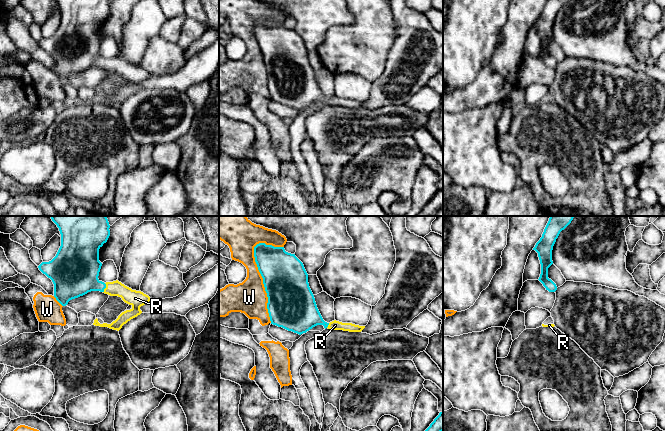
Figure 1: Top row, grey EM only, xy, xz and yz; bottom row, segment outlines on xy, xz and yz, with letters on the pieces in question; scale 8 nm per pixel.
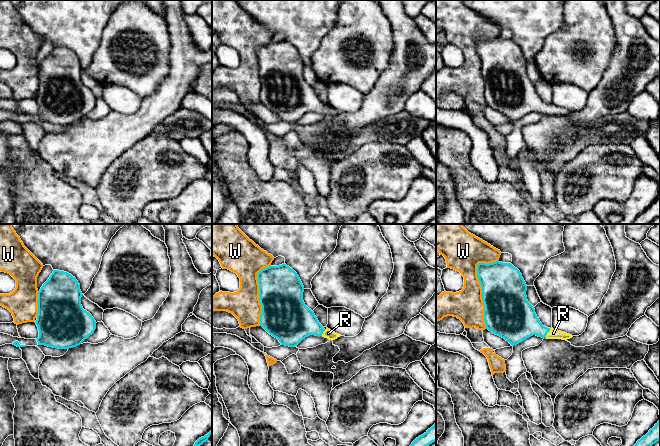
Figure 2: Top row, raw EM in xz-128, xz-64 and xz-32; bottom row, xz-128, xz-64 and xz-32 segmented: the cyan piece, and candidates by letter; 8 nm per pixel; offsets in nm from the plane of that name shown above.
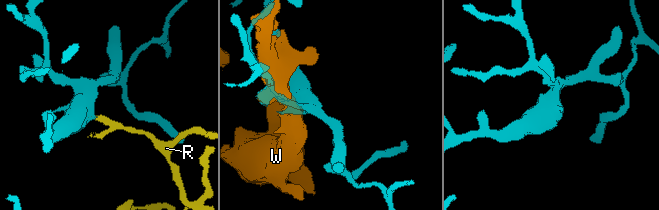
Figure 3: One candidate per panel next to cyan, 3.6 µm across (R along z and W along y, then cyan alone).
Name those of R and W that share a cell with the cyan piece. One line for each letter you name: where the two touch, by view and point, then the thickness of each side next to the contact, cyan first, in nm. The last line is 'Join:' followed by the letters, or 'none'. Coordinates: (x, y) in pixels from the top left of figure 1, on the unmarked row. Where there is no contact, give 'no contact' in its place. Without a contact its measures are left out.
R: contact xy (105, 63); calibres 340 and 130 nm
Join: R

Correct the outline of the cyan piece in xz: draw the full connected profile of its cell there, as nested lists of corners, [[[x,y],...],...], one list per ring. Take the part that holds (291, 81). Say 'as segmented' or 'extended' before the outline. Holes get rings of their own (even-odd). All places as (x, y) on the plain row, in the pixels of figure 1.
extended; [[[259,19],[254,33],[268,73],[267,85],[271,100],[299,111],[317,101],[333,106],[361,108],[365,102],[323,96],[309,63],[308,50],[303,39],[285,27]]]

